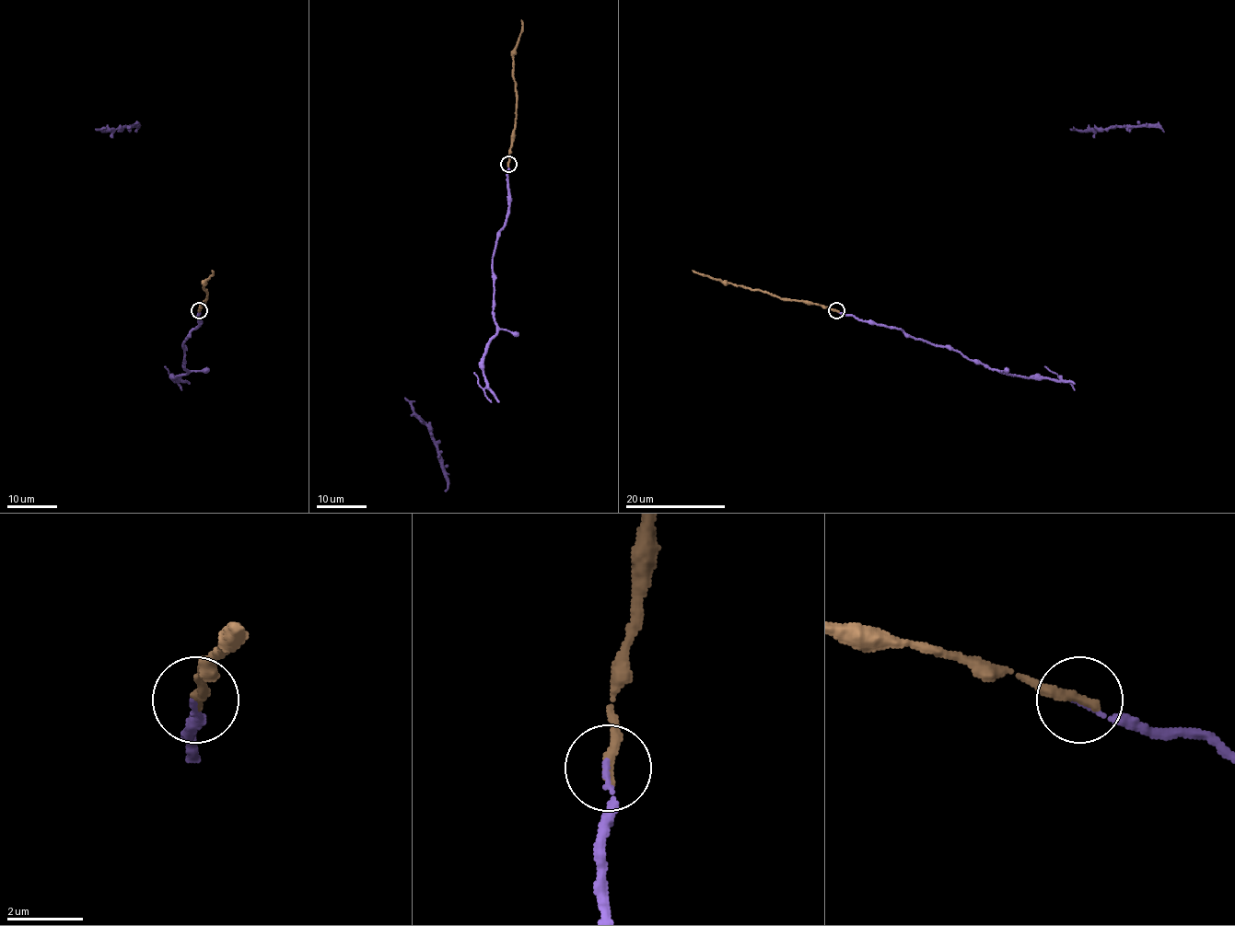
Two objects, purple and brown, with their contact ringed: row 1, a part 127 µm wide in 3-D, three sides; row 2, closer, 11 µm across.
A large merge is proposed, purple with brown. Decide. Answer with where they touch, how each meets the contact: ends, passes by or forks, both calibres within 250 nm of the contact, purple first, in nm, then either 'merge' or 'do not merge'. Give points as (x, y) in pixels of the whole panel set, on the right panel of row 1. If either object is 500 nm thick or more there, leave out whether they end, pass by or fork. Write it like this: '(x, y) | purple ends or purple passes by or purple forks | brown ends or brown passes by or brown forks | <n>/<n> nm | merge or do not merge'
(836, 310) | purple ends | brown ends | 90/320 nm | merge

